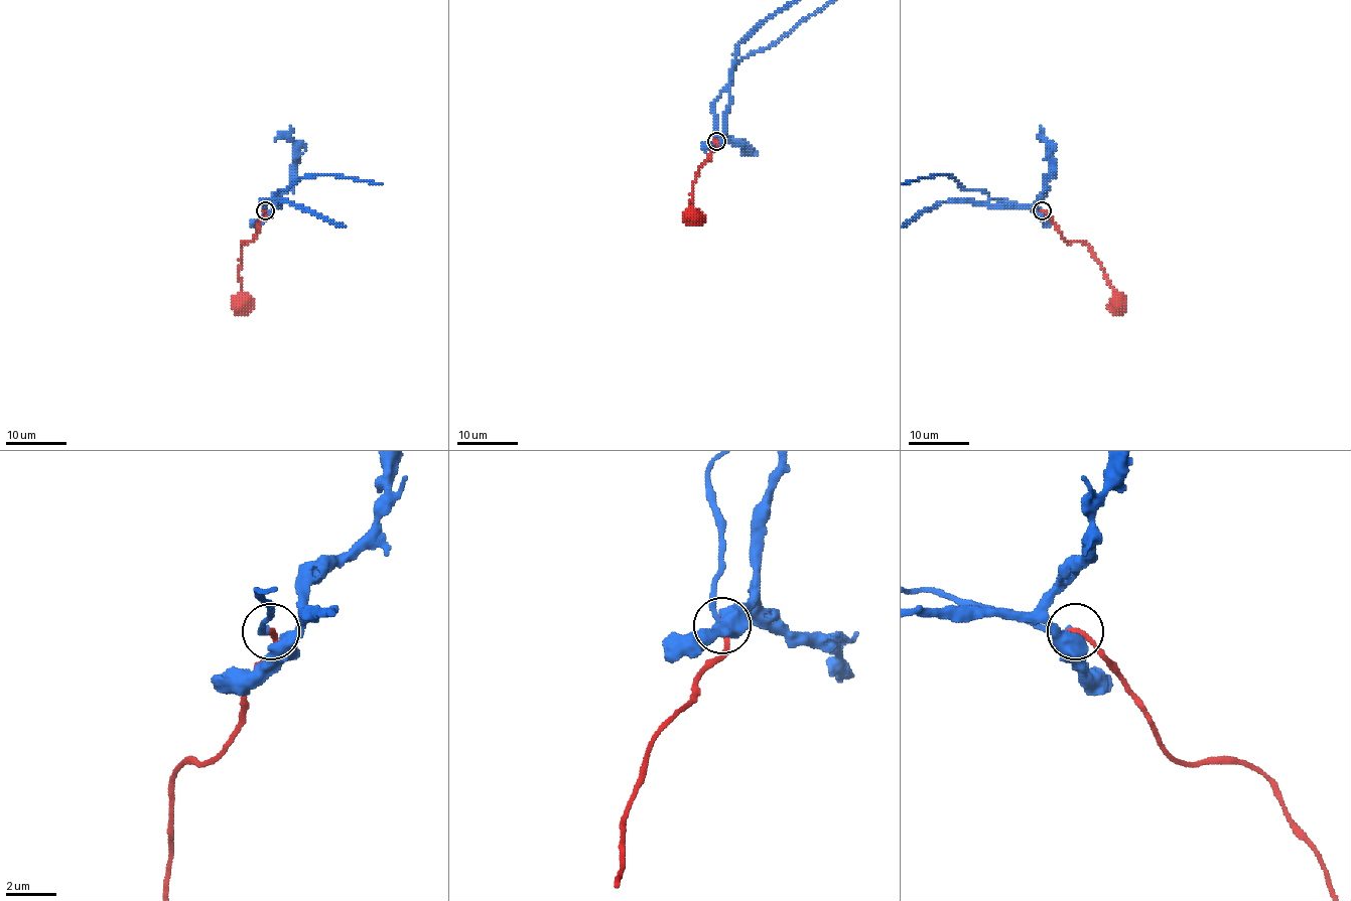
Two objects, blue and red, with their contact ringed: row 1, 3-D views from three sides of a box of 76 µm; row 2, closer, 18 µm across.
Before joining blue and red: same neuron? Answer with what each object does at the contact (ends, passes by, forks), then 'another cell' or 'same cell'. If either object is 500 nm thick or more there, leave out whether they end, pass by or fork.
blue passes by; red ends; same cell

